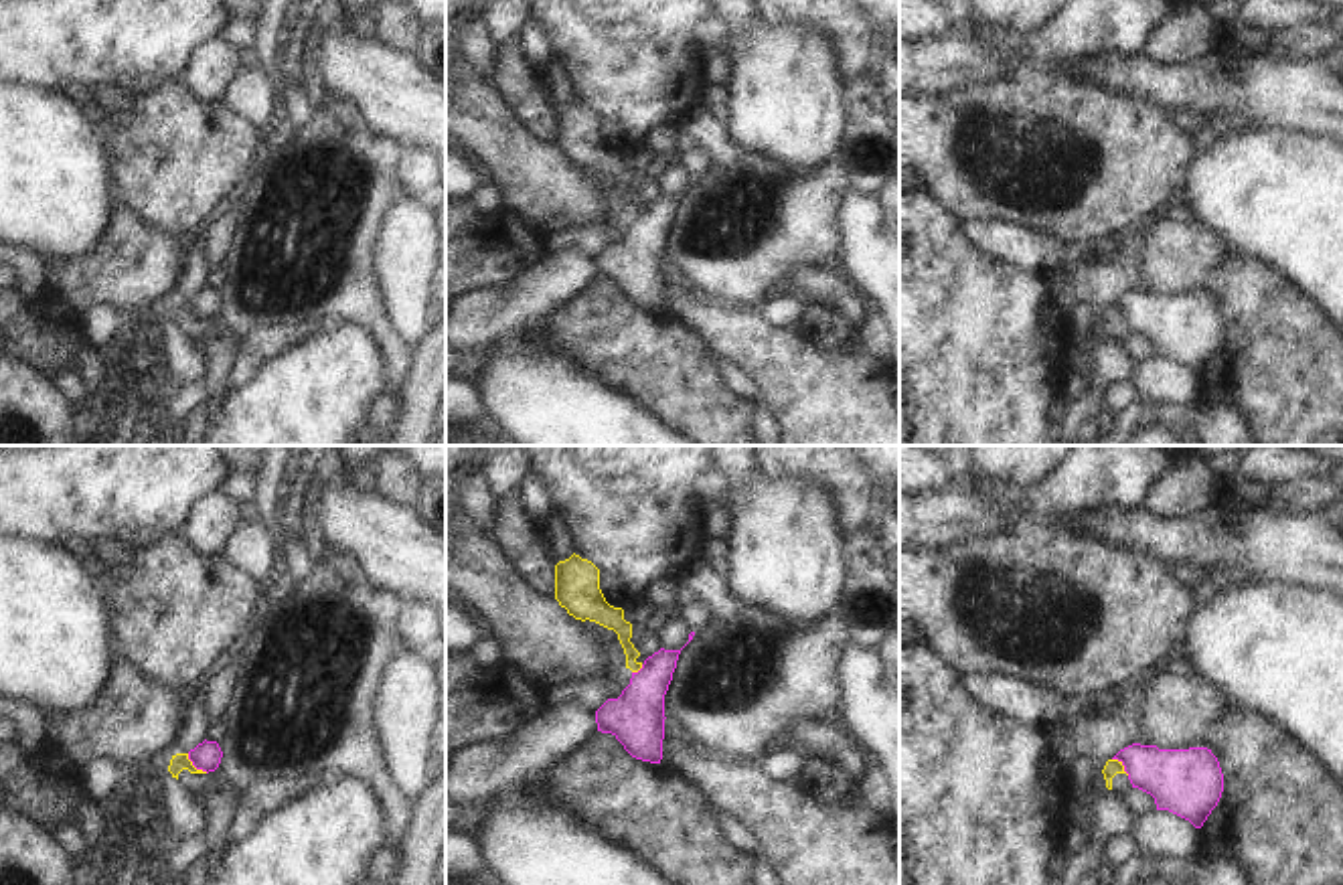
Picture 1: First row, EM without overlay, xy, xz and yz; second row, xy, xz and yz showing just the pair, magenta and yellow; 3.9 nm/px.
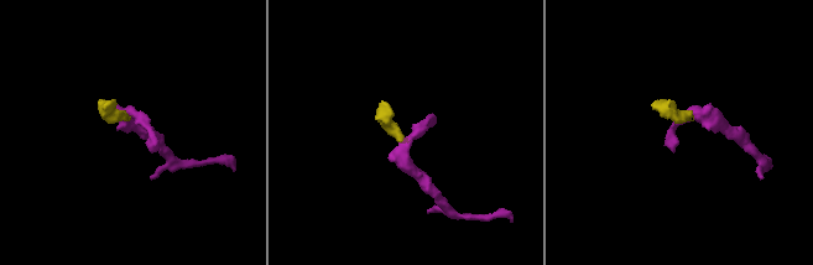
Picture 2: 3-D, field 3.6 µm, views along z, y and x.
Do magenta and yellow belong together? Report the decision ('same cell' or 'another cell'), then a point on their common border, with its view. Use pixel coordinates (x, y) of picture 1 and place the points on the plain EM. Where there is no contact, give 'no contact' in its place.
another cell; contact xy (195, 312)

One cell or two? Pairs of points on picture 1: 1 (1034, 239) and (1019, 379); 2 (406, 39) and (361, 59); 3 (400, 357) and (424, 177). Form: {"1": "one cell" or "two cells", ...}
{"1": "two cells", "2": "two cells", "3": "two cells"}

